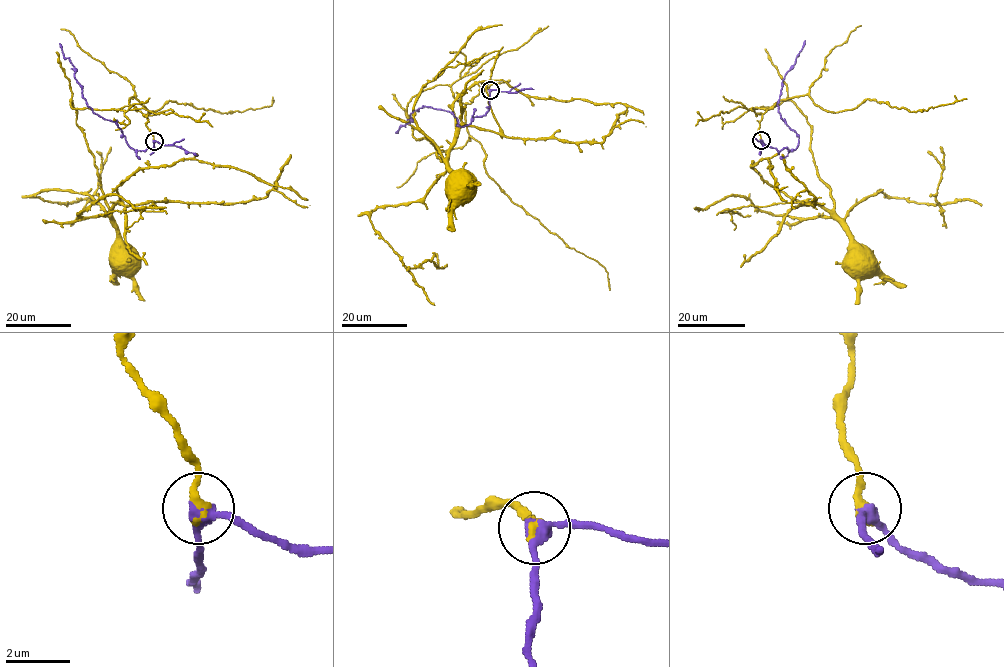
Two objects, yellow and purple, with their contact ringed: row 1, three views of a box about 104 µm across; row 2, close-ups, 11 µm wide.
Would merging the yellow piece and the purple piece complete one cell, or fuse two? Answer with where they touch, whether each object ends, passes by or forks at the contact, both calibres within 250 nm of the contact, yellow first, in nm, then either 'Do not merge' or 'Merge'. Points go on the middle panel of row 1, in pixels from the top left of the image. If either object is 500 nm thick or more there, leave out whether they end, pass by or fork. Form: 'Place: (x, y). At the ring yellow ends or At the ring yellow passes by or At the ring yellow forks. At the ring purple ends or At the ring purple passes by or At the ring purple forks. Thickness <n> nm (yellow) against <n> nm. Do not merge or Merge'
Place: (490, 90). At the ring yellow ends. At the ring purple passes by. Thickness 320 nm (yellow) against 360 nm. Do not merge

